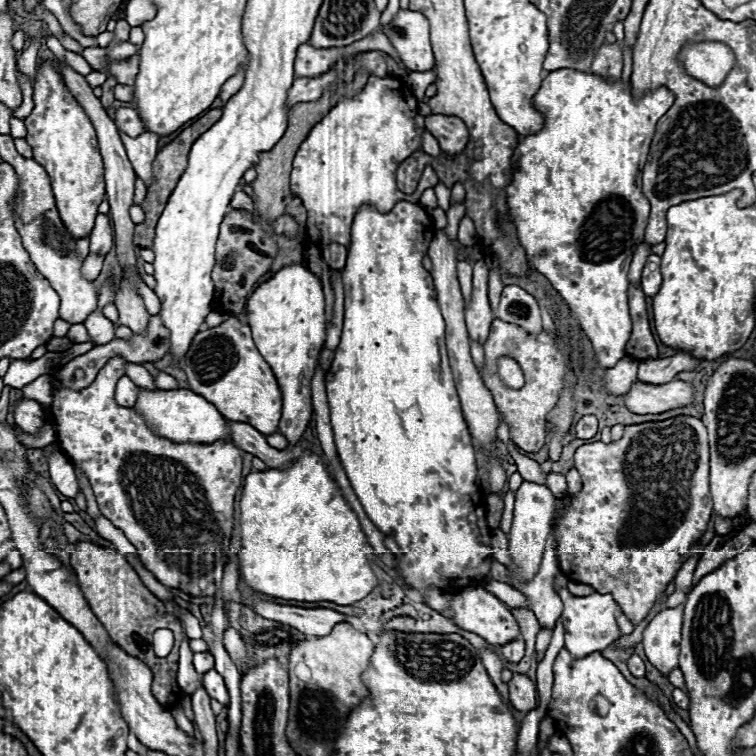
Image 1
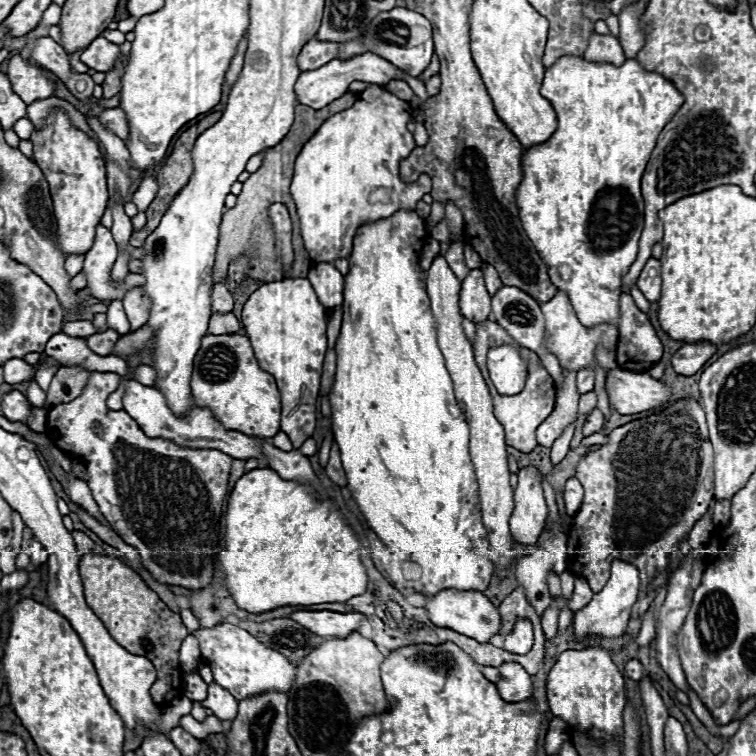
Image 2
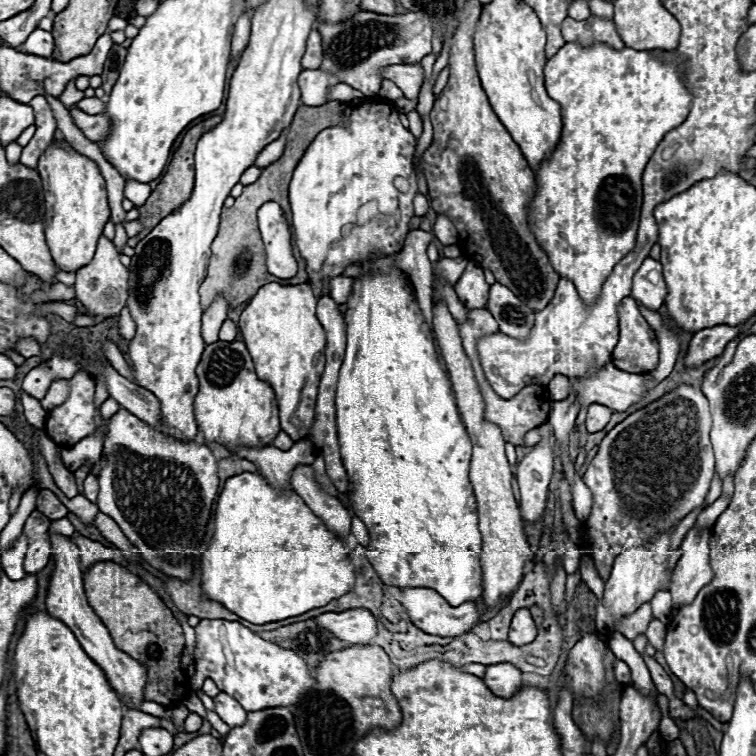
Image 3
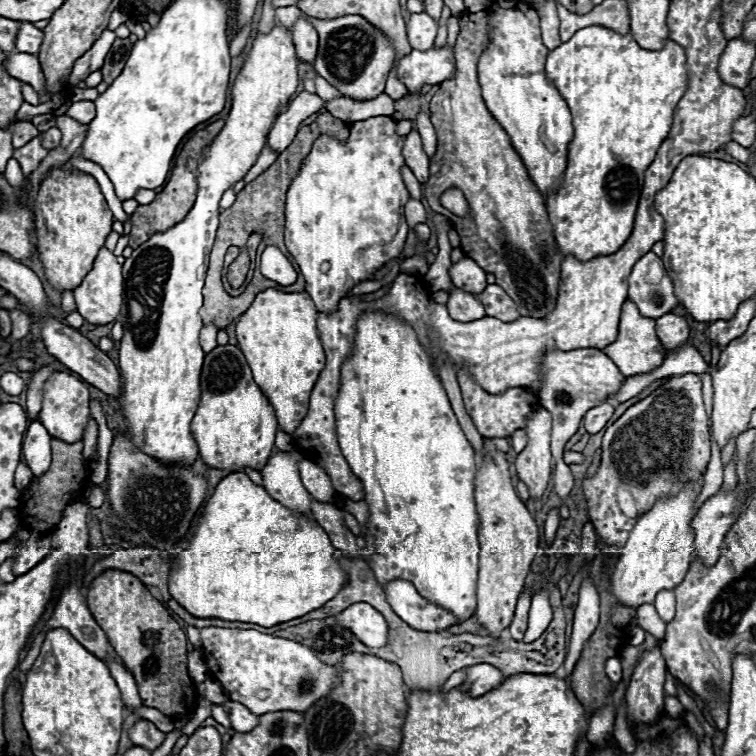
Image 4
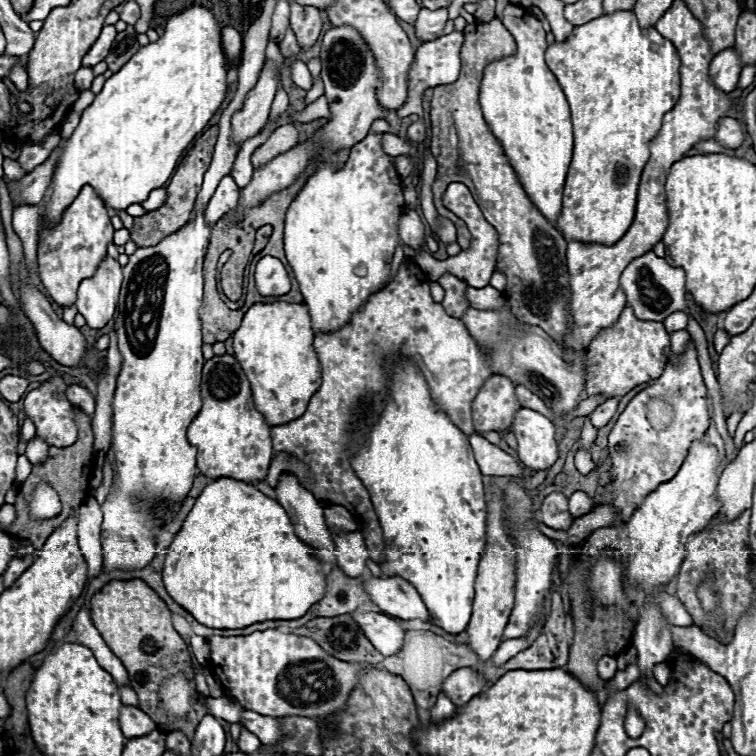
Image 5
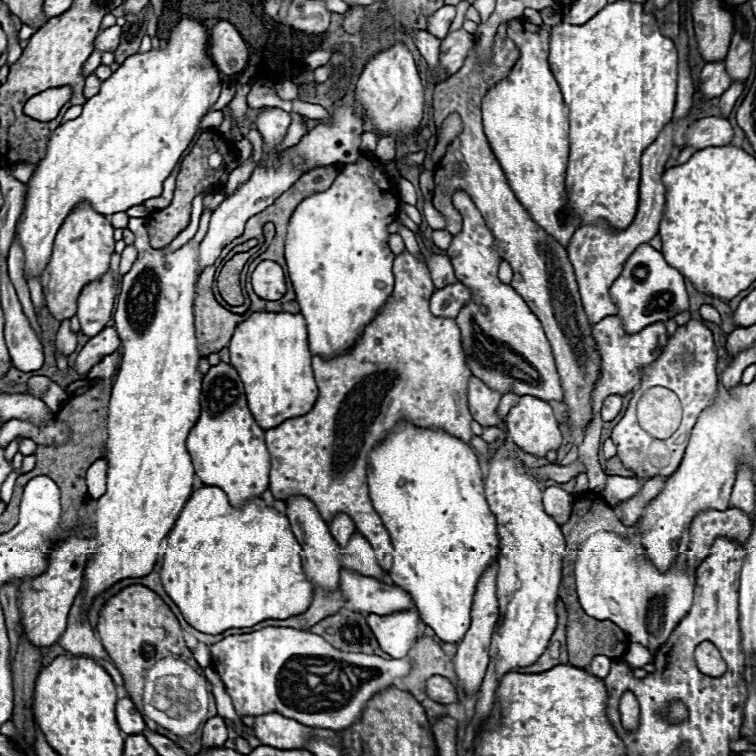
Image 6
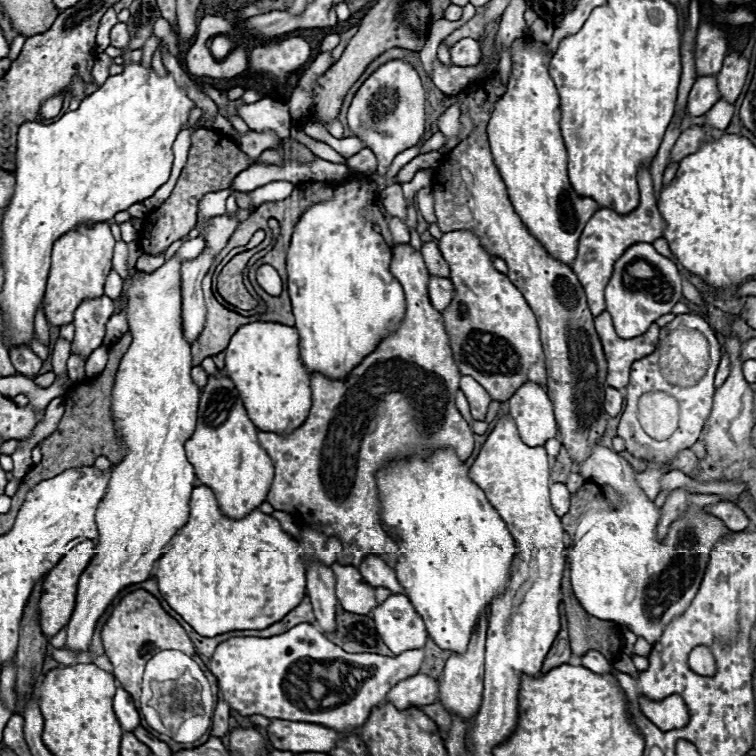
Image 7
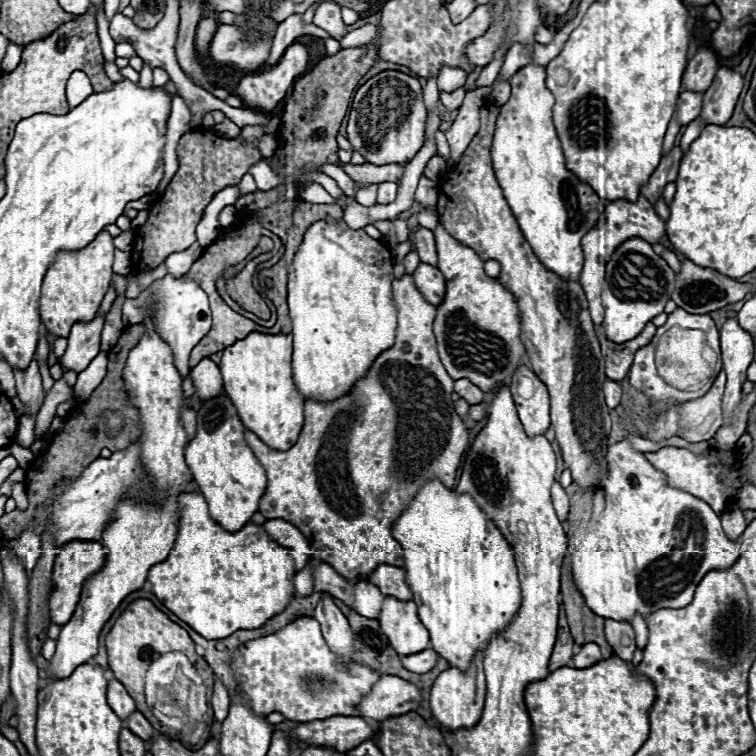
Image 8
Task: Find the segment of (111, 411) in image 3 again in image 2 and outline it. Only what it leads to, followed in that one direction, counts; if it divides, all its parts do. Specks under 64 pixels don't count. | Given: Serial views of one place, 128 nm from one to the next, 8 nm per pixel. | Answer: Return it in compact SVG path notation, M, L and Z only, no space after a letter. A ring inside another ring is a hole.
M122 380L120 388L108 396L108 402L106 402L106 404L108 404L108 408L110 408L110 410L122 410L122 394L124 394L124 382L126 382L126 380Z

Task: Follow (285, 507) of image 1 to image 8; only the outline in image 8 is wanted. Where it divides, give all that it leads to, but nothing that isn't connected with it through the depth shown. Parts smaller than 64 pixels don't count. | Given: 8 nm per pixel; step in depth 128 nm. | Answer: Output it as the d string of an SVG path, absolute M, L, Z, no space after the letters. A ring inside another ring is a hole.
M200 492L178 496L178 532L176 542L168 558L148 572L148 582L152 584L154 596L190 628L194 628L206 640L220 640L232 636L236 630L260 628L276 612L284 610L290 598L294 576L292 556L280 548L264 530L264 526L248 522L238 532L226 532L208 514L208 504Z

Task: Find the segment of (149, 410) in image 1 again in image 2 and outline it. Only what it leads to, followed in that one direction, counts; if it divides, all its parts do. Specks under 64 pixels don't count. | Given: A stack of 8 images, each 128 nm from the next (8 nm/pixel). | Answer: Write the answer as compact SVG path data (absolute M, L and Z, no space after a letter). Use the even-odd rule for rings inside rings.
M128 380L126 382L126 388L124 388L124 410L140 424L140 428L156 438L156 436L162 436L162 438L170 438L174 440L178 446L190 446L190 448L216 448L216 450L222 450L224 454L236 458L236 460L250 460L250 458L256 458L260 460L260 466L268 466L266 462L266 456L262 452L262 446L256 438L252 436L244 436L240 432L234 432L234 430L224 430L220 426L218 420L214 420L212 412L204 410L204 408L198 408L194 406L188 416L184 418L178 418L170 412L170 408L166 406L166 400L164 400L164 394L158 392L156 388L152 386L142 386L142 384L136 384L136 380Z

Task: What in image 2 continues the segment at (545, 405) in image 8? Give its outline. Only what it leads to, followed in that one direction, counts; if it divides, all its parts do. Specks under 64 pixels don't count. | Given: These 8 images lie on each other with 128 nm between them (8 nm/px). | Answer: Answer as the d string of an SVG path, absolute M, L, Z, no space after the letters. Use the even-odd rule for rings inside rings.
M534 464L524 466L518 472L518 486L514 492L514 514L510 518L510 532L518 544L536 546L538 536L544 530L548 506L544 500L540 470Z

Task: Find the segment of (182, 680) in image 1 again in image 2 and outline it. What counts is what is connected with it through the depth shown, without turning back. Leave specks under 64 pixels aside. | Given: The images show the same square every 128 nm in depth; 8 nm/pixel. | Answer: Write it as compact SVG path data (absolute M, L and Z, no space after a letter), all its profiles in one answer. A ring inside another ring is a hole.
M198 672L184 674L184 696L194 702L200 702L208 696L208 684L200 678Z

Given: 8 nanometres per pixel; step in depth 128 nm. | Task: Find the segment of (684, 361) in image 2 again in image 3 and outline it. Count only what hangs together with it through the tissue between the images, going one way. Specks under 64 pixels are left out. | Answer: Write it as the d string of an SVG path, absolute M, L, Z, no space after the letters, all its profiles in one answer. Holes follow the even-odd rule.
M720 324L720 326L698 330L694 334L694 338L690 340L688 354L686 354L686 366L688 368L698 368L706 360L722 354L724 346L738 336L740 328L742 328L742 324L740 326L724 326L724 324Z

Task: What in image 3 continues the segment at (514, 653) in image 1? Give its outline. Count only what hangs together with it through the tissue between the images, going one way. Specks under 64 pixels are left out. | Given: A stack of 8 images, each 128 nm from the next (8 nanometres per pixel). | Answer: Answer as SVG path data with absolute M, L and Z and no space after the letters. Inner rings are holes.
M522 608L514 614L512 618L512 624L510 624L510 634L508 634L508 640L516 646L520 644L528 644L536 638L536 626L534 626L534 620L530 616L530 610Z

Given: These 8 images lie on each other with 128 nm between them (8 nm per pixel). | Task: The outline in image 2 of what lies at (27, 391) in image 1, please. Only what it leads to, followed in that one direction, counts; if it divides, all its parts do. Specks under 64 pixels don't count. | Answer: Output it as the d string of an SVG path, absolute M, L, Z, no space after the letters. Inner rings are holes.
M40 366L40 368L36 370L34 380L40 384L42 390L48 390L48 384L50 384L52 376L56 374L56 370L58 370L58 366Z

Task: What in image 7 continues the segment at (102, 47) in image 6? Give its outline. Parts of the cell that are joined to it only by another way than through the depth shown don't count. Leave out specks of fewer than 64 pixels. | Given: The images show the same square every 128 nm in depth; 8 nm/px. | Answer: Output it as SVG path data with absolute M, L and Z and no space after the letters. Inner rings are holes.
M118 22L112 32L110 32L110 38L112 38L112 44L118 46L118 48L126 48L130 44L130 34L128 34L128 28L122 28L122 24Z

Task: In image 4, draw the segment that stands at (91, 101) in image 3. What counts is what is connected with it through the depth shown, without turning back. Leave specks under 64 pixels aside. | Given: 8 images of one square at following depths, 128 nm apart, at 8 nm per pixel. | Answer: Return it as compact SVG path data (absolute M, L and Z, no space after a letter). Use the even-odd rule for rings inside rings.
M80 100L80 102L72 102L70 108L66 110L66 114L70 118L74 118L76 122L80 124L88 124L92 120L92 116L96 116L96 110L94 110L94 102L90 100Z

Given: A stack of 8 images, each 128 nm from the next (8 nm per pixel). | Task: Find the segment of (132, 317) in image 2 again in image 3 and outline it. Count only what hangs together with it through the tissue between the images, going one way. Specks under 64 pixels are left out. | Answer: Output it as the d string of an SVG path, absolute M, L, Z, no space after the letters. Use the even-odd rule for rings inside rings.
M124 308L124 310L120 312L120 322L118 322L118 330L120 330L120 336L122 336L122 338L126 338L126 340L130 340L130 338L134 336L136 324L134 324L134 320L130 318L130 312L128 312L128 308Z

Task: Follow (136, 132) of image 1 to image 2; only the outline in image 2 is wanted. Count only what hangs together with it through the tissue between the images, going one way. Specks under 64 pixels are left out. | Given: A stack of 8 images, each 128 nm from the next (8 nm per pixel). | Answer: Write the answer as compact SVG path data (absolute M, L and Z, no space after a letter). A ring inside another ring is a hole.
M110 108L110 110L104 110L104 112L96 112L94 114L100 124L104 128L108 128L112 134L120 136L122 140L128 138L128 120L126 120L126 114L120 110L120 108Z

